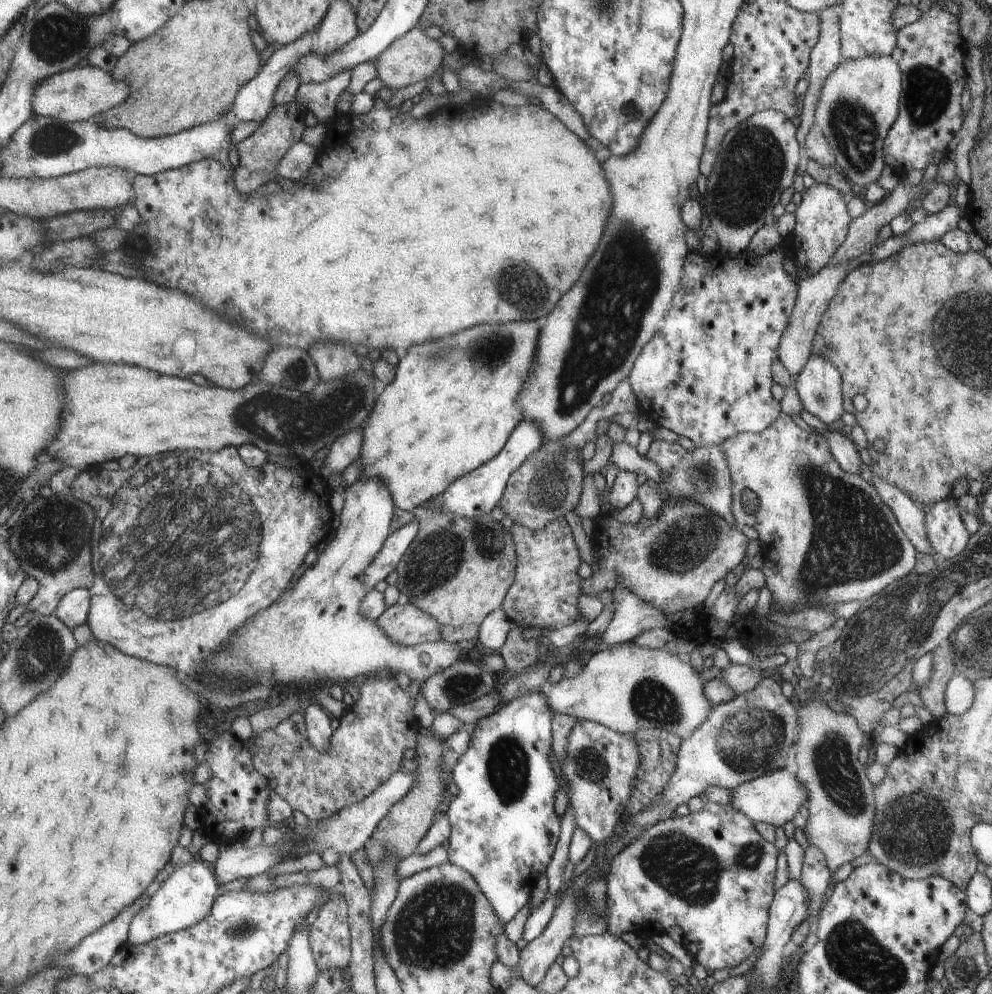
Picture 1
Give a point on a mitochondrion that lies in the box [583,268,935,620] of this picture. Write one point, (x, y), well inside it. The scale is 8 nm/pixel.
(854, 540)

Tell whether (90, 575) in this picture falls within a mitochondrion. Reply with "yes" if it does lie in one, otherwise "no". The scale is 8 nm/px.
yes

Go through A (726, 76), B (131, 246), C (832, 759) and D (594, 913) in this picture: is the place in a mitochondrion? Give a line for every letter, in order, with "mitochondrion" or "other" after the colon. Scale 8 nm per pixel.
A: other
B: other
C: mitochondrion
D: mitochondrion

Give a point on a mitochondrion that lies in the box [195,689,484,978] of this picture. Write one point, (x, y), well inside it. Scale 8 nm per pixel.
(434, 928)

